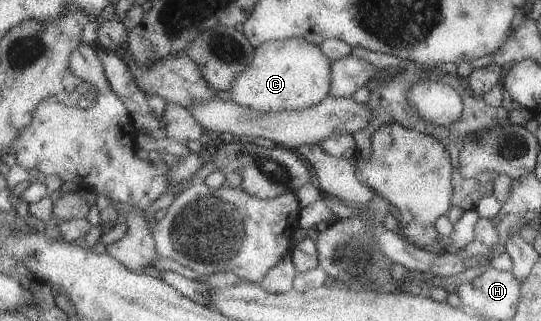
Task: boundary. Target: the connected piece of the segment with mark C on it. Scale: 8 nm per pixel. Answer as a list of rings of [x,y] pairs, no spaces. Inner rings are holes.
[[[304,38],[267,42],[256,48],[253,62],[237,76],[229,91],[233,101],[261,112],[305,110],[332,92],[333,63],[319,45]]]

